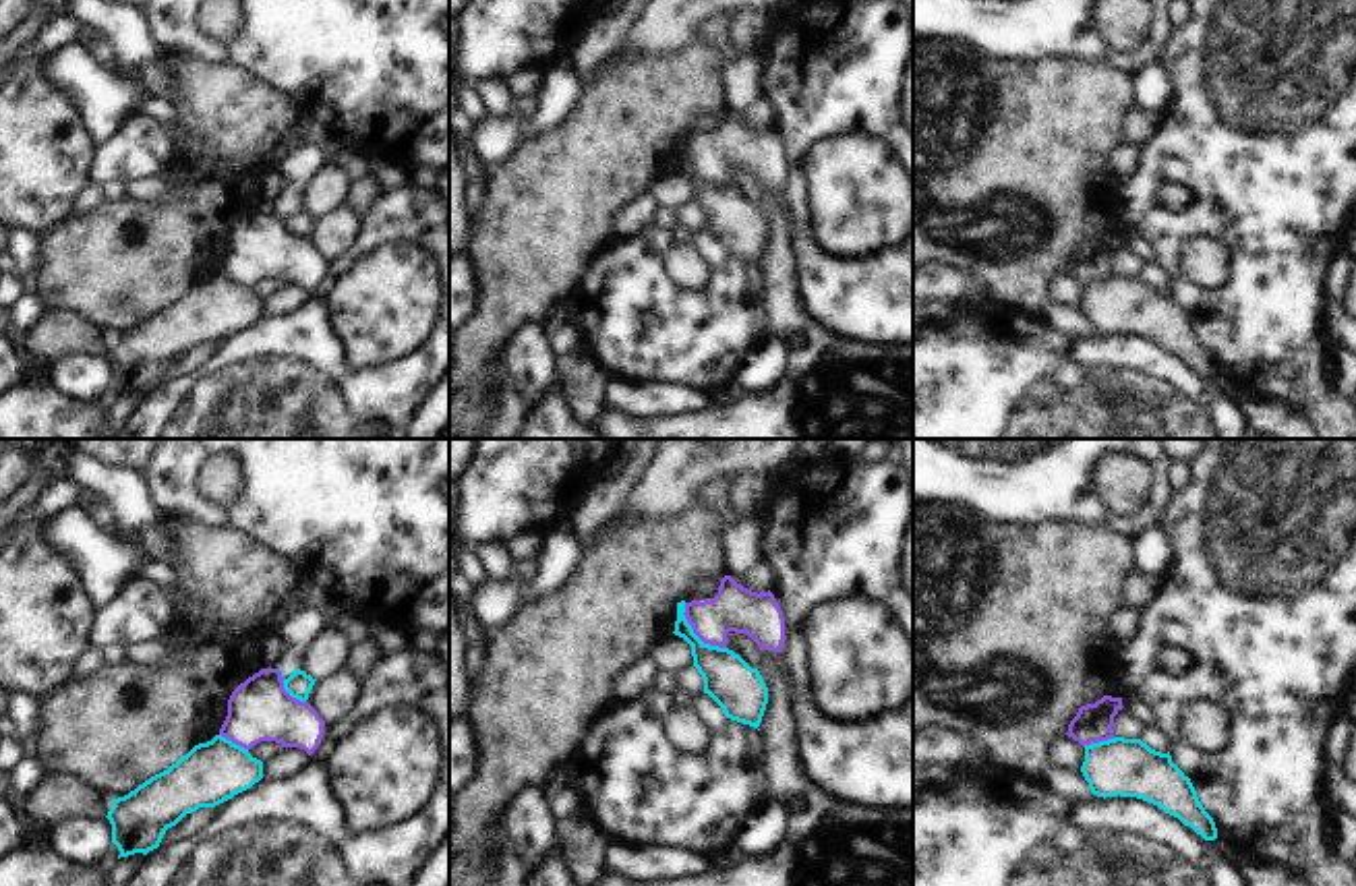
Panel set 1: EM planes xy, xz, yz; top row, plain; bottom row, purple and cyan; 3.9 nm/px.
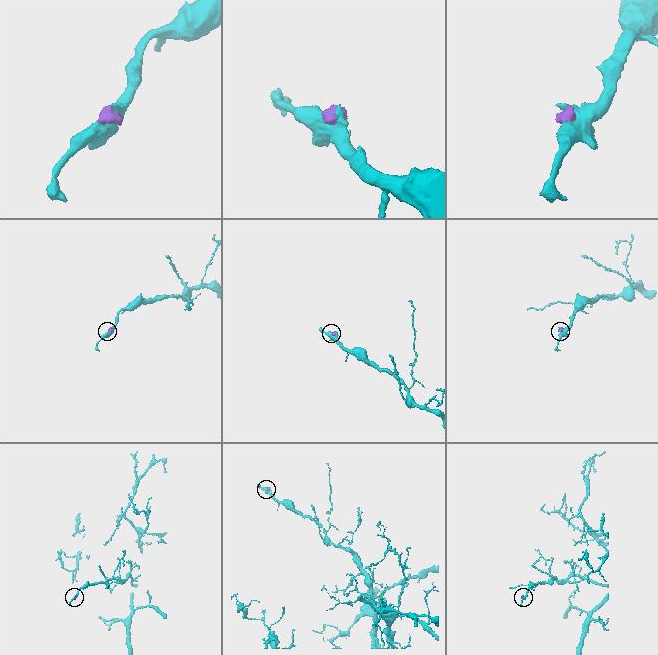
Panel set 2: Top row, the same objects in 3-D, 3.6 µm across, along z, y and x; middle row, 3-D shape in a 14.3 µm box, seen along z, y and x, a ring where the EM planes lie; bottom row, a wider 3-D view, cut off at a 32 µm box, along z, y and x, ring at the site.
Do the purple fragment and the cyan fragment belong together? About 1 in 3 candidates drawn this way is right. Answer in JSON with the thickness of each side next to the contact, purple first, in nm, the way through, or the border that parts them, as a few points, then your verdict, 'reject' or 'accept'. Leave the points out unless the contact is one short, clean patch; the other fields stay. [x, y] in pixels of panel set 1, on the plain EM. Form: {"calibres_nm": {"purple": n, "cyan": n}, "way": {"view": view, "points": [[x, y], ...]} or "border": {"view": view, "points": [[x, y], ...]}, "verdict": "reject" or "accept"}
{"calibres_nm": {"purple": 180, "cyan": 190}, "border": {"view": "xz", "points": [[684, 139], [690, 164], [704, 179], [725, 185]]}, "verdict": "reject"}

